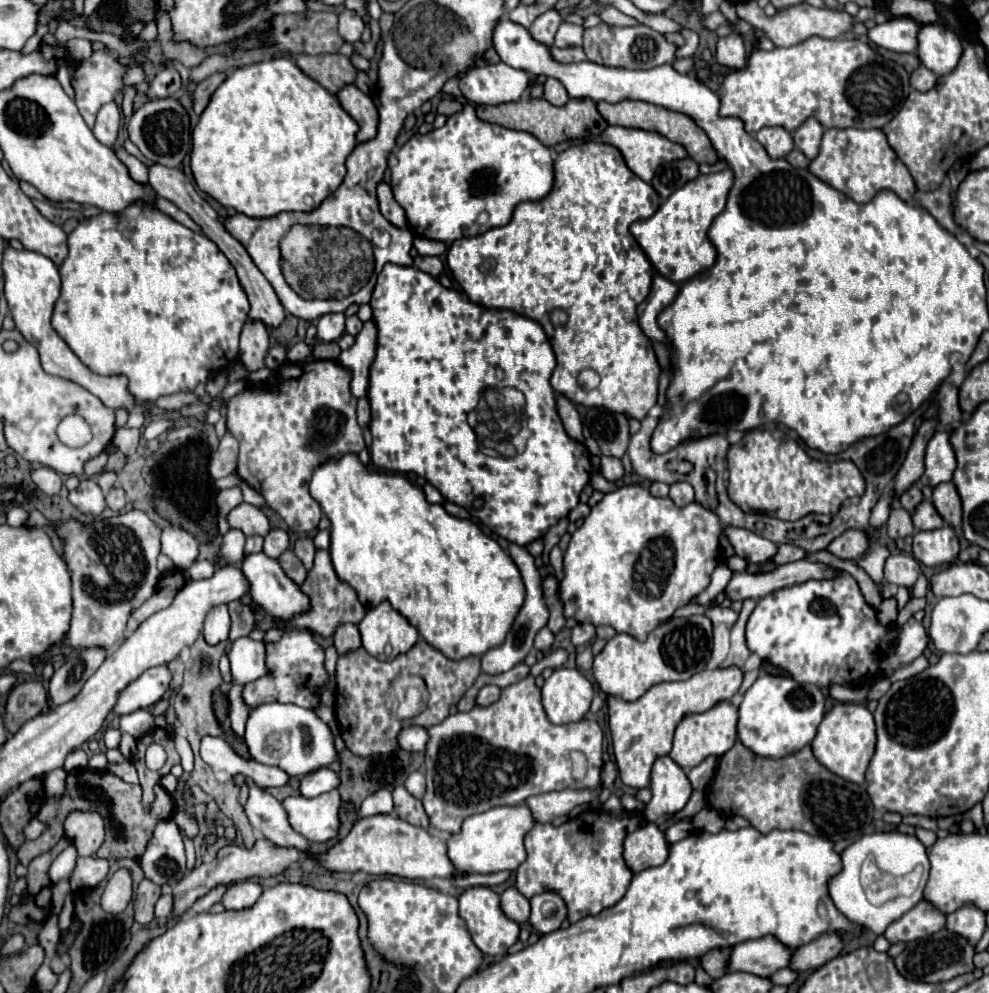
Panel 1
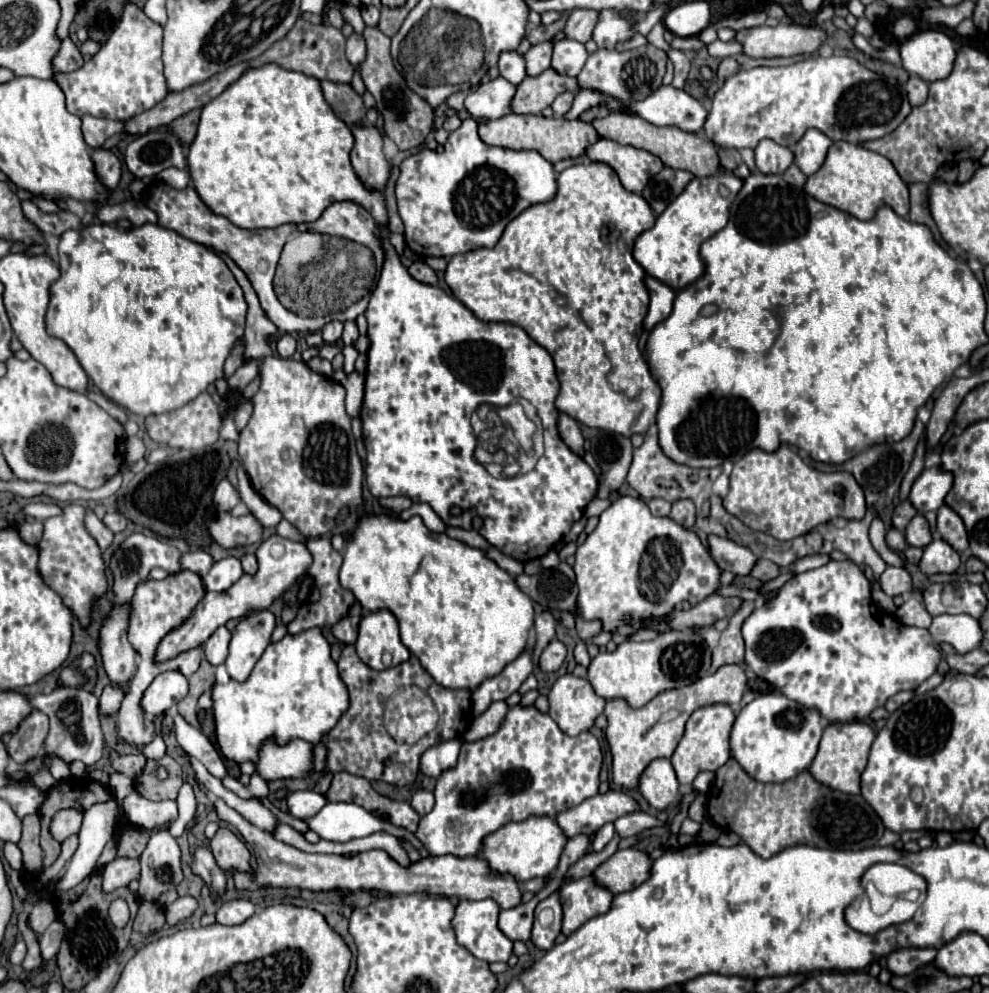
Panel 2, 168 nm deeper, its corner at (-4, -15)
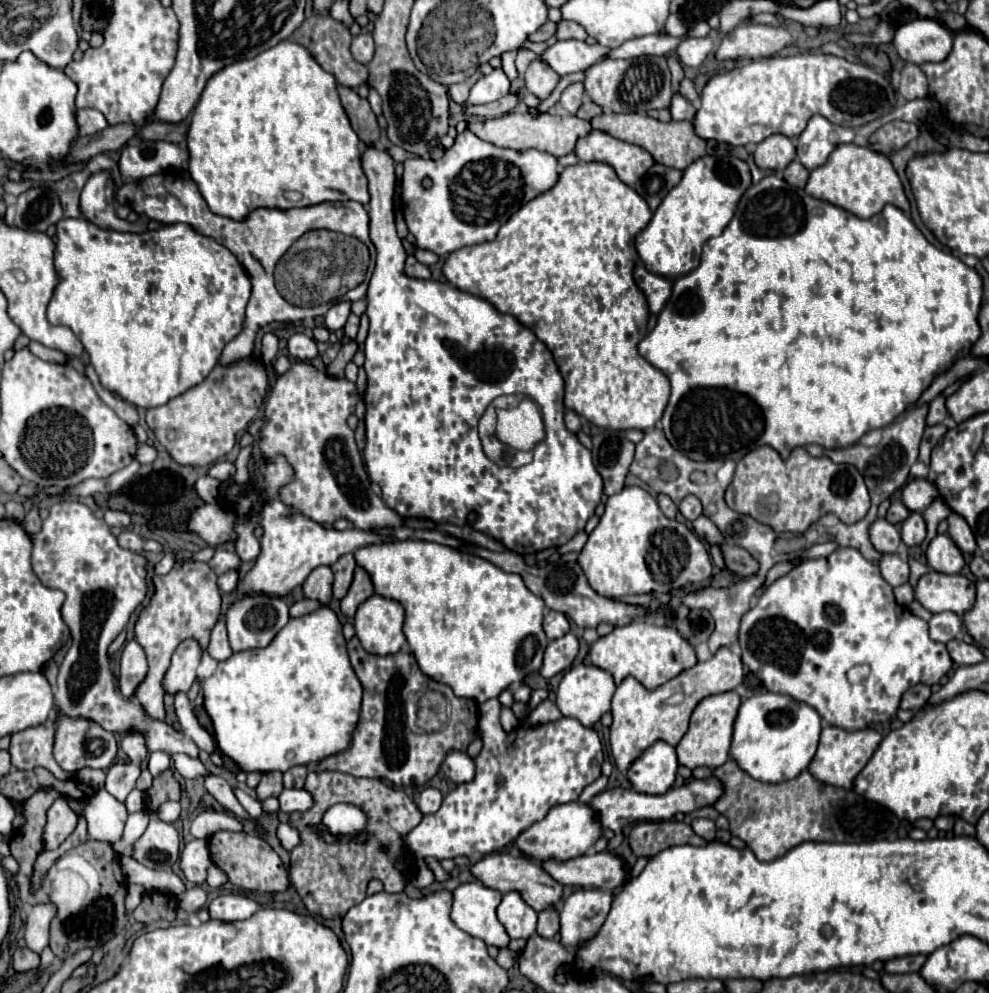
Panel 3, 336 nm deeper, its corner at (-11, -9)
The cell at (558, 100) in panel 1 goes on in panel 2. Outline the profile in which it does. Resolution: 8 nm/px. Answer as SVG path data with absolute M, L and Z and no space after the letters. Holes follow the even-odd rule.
M562 93L562 95L558 95L558 97L554 99L554 103L552 103L554 115L556 115L556 117L566 115L568 109L572 107L572 101L574 101L574 93Z

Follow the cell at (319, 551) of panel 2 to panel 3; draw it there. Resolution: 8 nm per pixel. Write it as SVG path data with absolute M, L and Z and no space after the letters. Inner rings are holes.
M351 553L343 555L337 563L331 565L333 573L335 573L335 583L333 583L333 597L335 599L343 599L351 581L353 581L353 569L355 569L355 559Z

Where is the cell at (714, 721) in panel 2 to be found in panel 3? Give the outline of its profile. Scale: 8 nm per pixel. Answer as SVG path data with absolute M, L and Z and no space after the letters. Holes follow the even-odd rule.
M735 691L709 695L699 701L691 715L691 723L683 739L677 743L677 759L681 765L695 769L695 767L719 767L729 759L729 745L731 745L731 733L733 733L733 721L737 717L737 709L741 705L741 699Z

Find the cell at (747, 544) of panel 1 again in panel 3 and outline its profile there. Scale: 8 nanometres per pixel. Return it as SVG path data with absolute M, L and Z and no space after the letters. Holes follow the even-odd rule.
M705 515L697 517L697 521L693 521L691 525L693 525L693 533L695 533L701 541L713 543L713 545L719 545L719 543L721 543L721 535L719 535L717 527L715 527Z

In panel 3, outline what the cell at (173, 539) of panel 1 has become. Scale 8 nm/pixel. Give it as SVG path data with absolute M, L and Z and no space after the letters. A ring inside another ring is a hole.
M215 549L215 555L213 559L209 561L209 567L221 575L221 573L227 573L227 571L239 571L241 567L241 559L237 557L237 553L231 553L231 551L225 551L225 549Z

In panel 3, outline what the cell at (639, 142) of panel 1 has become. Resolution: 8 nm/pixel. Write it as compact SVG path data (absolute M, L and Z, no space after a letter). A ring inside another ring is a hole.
M591 131L577 139L575 155L579 161L601 161L611 165L617 177L627 185L633 185L655 163L645 149L619 141L603 131Z

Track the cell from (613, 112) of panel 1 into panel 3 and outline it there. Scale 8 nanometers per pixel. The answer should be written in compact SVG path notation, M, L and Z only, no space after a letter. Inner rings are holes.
M601 113L591 119L591 125L593 125L593 129L609 133L615 139L643 147L647 153L653 155L655 163L661 163L665 167L673 167L679 171L687 169L693 161L697 161L705 155L705 139L695 135L691 121L661 123L653 117L639 115L639 113Z

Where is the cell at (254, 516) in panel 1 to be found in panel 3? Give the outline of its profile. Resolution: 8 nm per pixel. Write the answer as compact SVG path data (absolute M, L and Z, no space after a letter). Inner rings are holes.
M211 503L211 505L201 505L193 509L193 513L189 513L187 529L199 535L211 547L219 547L225 541L235 539L233 523L235 523L235 513L223 509L217 503Z

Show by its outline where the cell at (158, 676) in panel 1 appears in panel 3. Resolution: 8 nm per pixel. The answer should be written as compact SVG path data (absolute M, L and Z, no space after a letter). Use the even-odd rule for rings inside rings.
M185 639L181 645L175 649L171 667L165 673L165 691L167 693L179 693L179 691L189 691L193 681L197 679L197 667L201 663L203 649L195 639Z

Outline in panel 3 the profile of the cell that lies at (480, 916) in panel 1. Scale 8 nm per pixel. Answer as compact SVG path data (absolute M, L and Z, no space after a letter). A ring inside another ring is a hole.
M481 881L461 883L453 891L451 919L465 933L483 939L487 945L507 947L509 935L499 923L495 909L501 903L501 893L481 885Z

